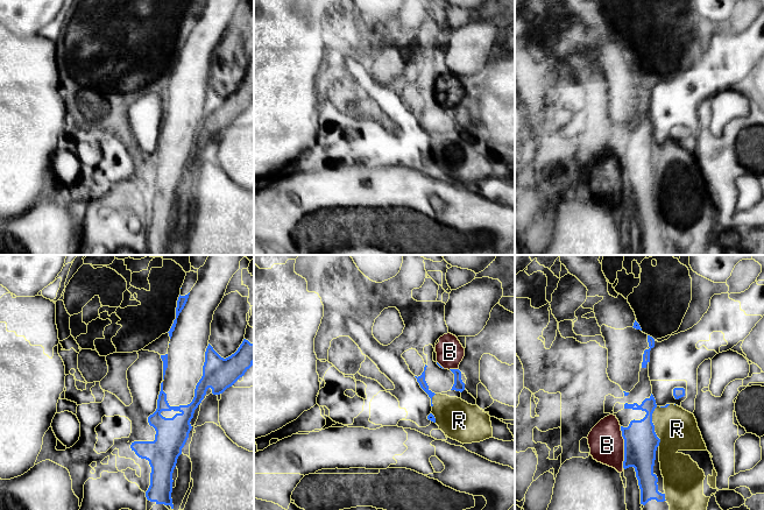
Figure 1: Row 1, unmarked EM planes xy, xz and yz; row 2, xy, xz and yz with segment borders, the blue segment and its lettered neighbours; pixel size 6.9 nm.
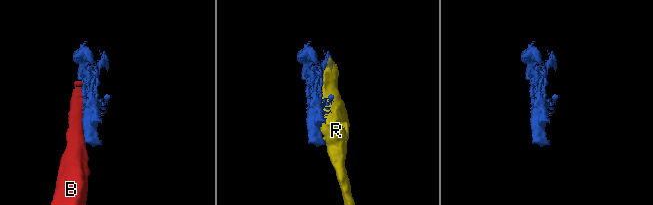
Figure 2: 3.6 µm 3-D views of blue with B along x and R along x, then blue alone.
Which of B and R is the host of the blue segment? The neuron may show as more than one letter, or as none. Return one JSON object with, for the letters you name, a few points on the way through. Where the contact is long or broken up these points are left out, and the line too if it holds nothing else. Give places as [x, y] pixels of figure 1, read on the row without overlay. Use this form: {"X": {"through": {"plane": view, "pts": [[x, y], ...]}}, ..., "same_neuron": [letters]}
{"same_neuron": []}

